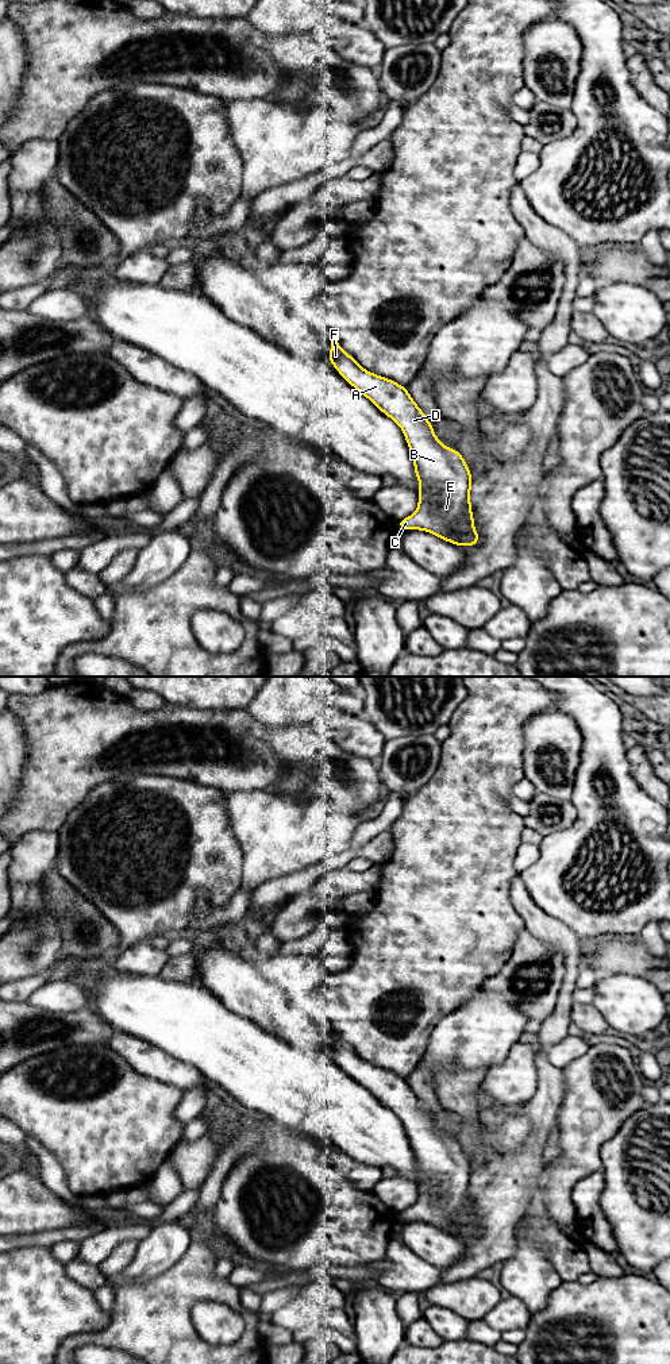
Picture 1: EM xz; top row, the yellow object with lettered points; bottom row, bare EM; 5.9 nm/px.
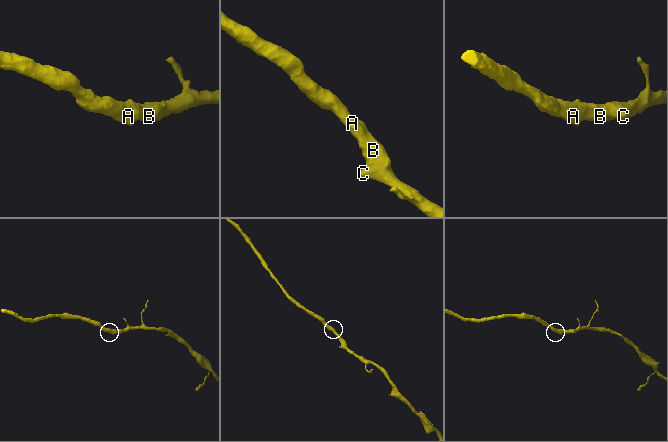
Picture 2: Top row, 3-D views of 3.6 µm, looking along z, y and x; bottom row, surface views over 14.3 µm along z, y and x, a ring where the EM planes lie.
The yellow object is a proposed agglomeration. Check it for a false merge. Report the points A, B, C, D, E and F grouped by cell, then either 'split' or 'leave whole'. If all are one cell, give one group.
groups A B C D E F; leave whole

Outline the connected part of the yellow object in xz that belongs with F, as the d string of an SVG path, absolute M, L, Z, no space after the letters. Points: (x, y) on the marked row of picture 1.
M334 338L328 361L404 432L420 483L419 505L413 515L397 521L396 527L427 531L461 547L478 544L481 539L474 529L470 502L473 477L461 451L438 440L407 386L365 370L351 354L344 354Z

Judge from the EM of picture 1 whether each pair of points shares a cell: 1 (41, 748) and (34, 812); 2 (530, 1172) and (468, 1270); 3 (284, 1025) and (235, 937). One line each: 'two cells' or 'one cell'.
1: one cell
2: one cell
3: two cells

